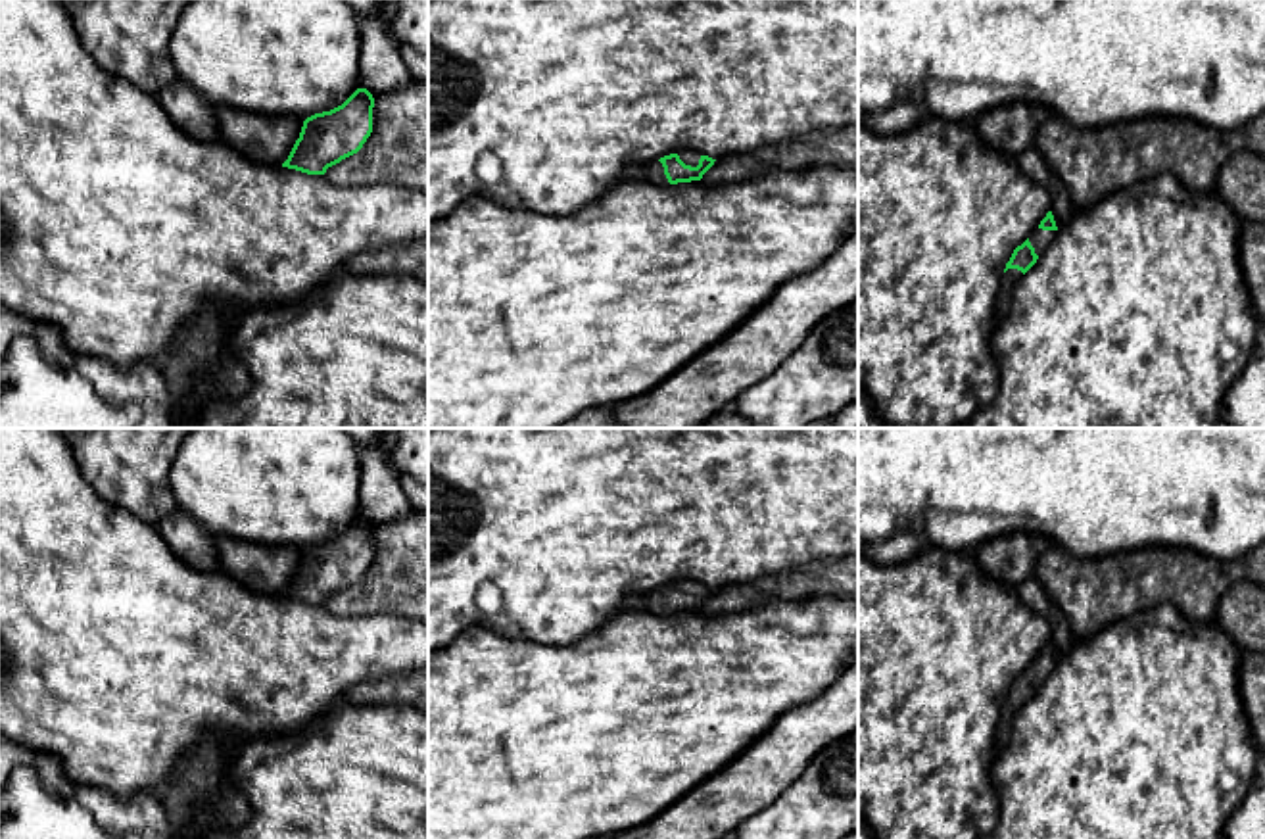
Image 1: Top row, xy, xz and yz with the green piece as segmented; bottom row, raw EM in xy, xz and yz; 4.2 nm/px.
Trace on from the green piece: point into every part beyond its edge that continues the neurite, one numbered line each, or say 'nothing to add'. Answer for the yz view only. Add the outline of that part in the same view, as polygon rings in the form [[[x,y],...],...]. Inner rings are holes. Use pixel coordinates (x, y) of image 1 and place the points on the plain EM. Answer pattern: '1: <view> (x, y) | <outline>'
1: yz (1010, 709) | [[[1008,699],[1002,708],[1000,708],[1000,718],[998,718],[998,726],[996,726],[996,731],[994,731],[994,751],[1002,751],[1010,737],[1012,737],[1012,724],[1019,712],[1019,708],[1023,707],[1021,701],[1017,699]]]

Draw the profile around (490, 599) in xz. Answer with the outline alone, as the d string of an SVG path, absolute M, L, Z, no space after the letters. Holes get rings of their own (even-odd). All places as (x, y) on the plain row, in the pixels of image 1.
M432 428L428 432L428 651L484 626L509 639L574 645L647 593L680 582L712 589L858 555L858 428Z

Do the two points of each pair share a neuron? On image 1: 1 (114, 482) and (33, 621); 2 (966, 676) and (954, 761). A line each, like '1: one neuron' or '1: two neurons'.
1: two neurons
2: one neuron

